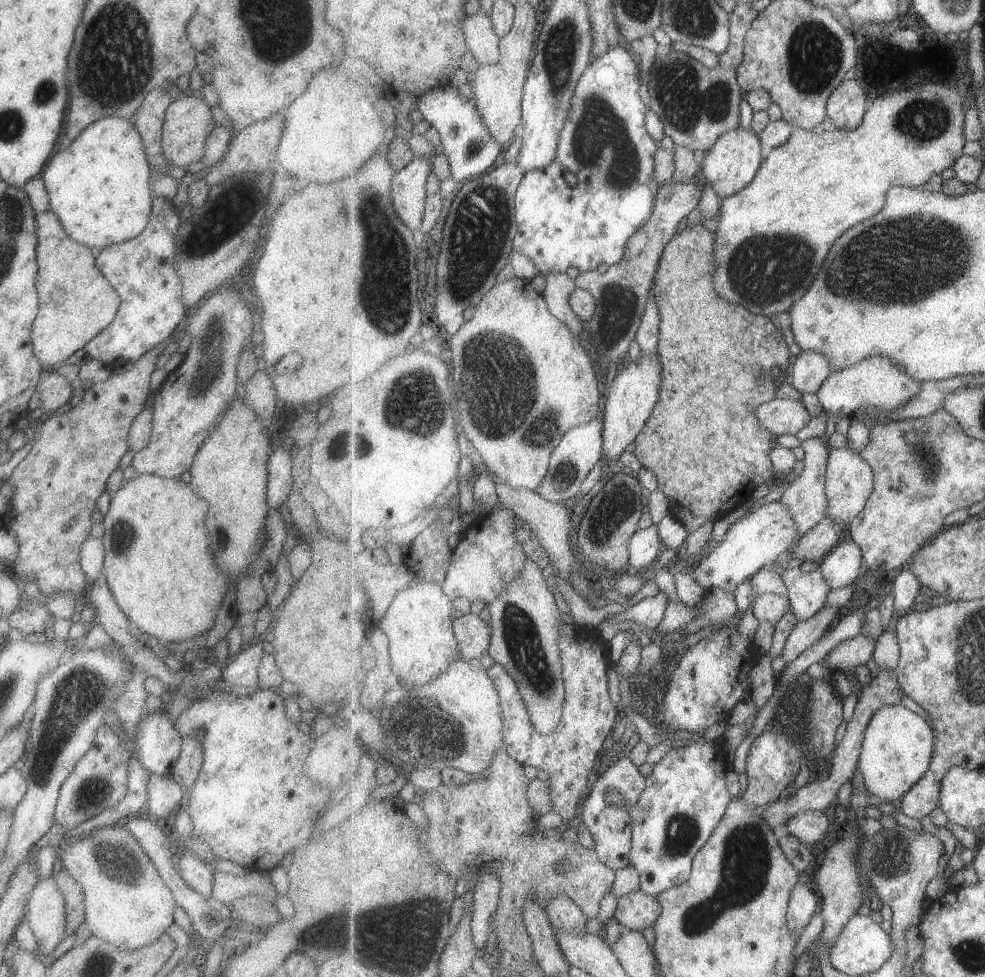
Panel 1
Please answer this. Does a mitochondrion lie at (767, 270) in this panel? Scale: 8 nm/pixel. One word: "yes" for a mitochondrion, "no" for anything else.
yes

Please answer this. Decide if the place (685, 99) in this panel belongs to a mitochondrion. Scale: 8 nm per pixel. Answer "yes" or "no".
yes

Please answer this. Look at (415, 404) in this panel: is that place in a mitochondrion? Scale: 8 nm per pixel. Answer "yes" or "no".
yes

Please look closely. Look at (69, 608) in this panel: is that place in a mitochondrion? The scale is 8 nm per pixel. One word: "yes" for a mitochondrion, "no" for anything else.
no

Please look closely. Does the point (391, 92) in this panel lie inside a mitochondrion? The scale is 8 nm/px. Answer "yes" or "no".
no

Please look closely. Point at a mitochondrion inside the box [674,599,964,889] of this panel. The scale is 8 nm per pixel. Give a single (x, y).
(883, 869)

